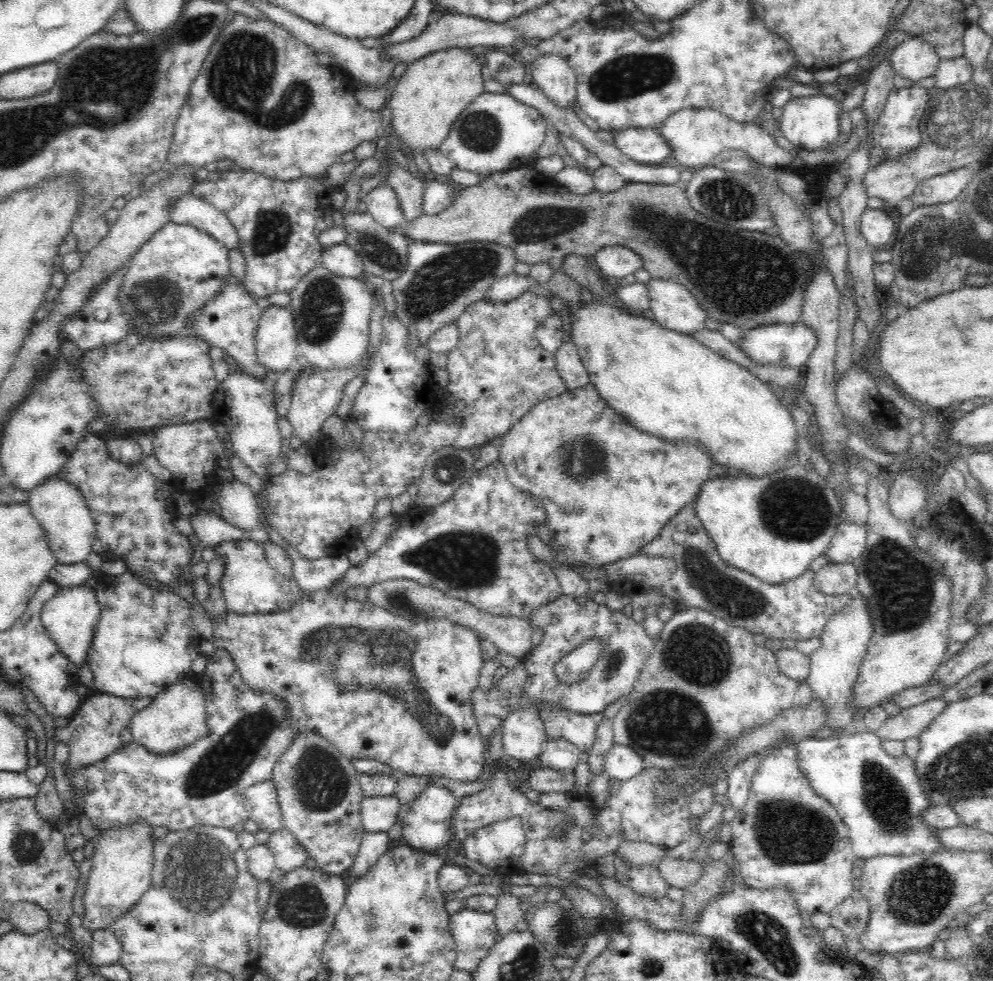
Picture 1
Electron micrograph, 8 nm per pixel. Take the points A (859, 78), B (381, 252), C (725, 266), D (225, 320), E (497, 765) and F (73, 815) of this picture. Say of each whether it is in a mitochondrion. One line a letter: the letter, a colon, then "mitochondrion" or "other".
A: other
B: mitochondrion
C: mitochondrion
D: other
E: other
F: other

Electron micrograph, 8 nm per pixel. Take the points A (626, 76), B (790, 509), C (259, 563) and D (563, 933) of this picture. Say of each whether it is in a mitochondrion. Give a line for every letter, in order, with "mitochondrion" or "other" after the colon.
A: mitochondrion
B: mitochondrion
C: other
D: mitochondrion

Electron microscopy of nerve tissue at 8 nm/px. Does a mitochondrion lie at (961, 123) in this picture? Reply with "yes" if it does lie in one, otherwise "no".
yes

